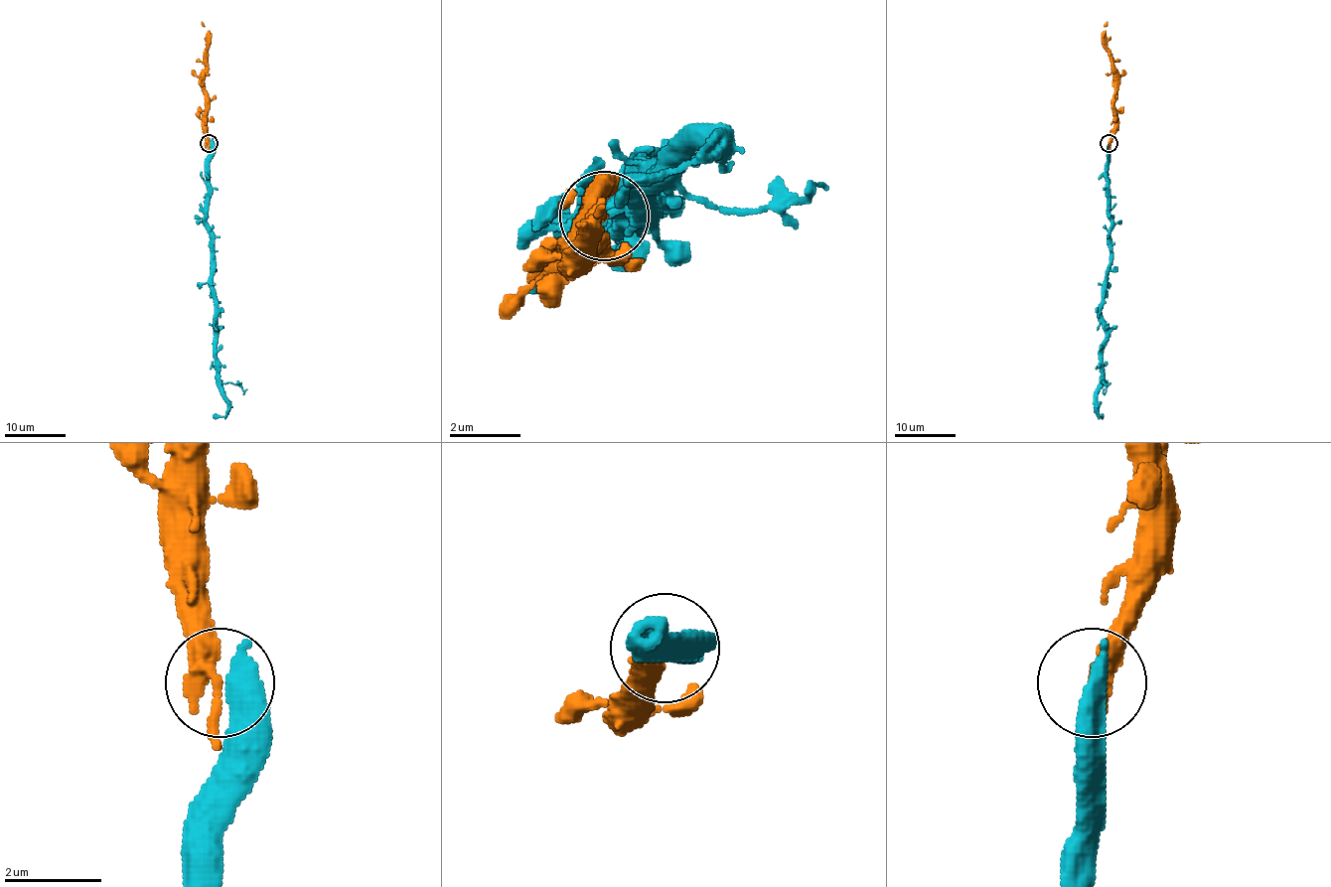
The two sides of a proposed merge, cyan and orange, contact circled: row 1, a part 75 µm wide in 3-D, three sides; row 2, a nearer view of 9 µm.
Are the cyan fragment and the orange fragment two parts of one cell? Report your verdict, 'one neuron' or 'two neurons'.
one neuron

